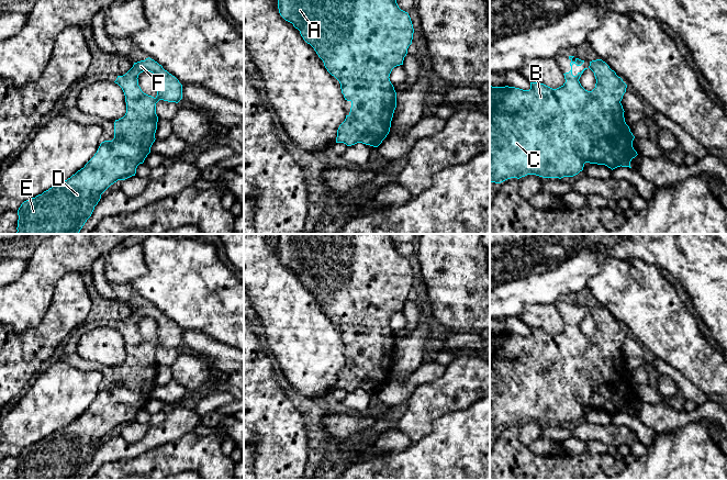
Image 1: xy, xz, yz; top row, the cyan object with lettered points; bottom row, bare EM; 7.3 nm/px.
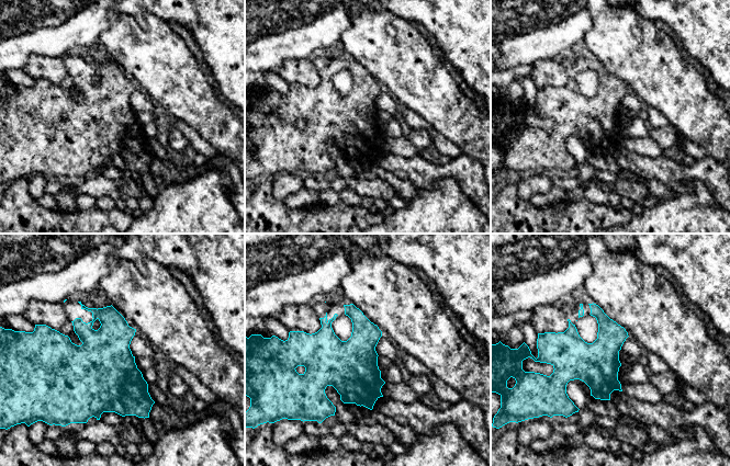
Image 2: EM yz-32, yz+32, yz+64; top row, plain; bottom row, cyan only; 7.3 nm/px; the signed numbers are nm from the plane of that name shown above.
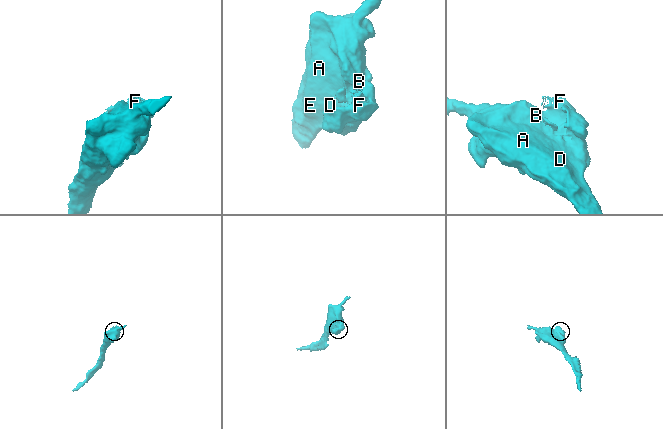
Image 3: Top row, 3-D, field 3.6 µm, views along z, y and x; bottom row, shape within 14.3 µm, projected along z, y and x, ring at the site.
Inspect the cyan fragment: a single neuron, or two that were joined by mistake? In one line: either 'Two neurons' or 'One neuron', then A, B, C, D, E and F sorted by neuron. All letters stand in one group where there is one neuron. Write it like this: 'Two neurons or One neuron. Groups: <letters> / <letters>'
One neuron. Groups: A B C D E F

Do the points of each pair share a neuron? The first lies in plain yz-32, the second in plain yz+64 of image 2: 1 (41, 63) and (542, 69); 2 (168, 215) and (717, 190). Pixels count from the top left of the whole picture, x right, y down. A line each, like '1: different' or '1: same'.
1: same
2: different

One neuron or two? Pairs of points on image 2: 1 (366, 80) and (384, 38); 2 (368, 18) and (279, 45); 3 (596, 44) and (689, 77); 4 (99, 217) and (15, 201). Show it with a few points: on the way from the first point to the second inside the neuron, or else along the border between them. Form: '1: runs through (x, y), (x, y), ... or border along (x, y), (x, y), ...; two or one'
1: border along (351, 57), (382, 86); two
2: border along (347, 11), (349, 26), (341, 34), (339, 41); two
3: runs through (619, 44), (631, 47), (661, 76), (666, 76); one
4: runs through (78, 222), (36, 222); one

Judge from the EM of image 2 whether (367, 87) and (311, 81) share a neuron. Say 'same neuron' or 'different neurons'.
different neurons

